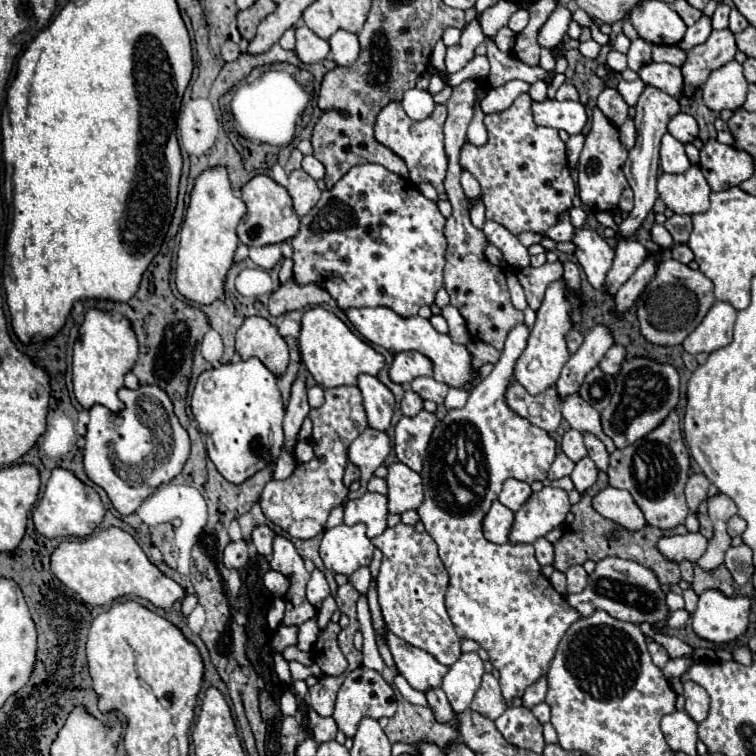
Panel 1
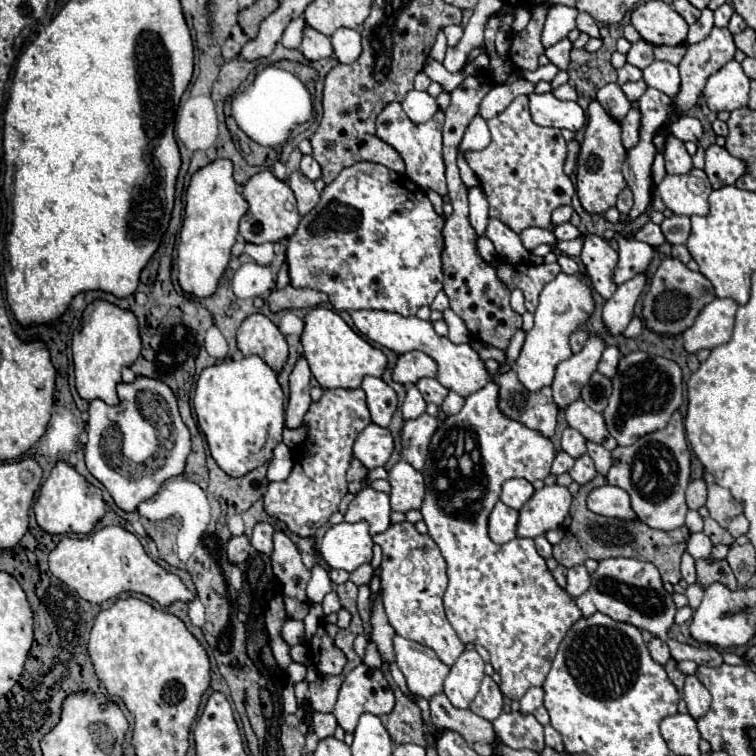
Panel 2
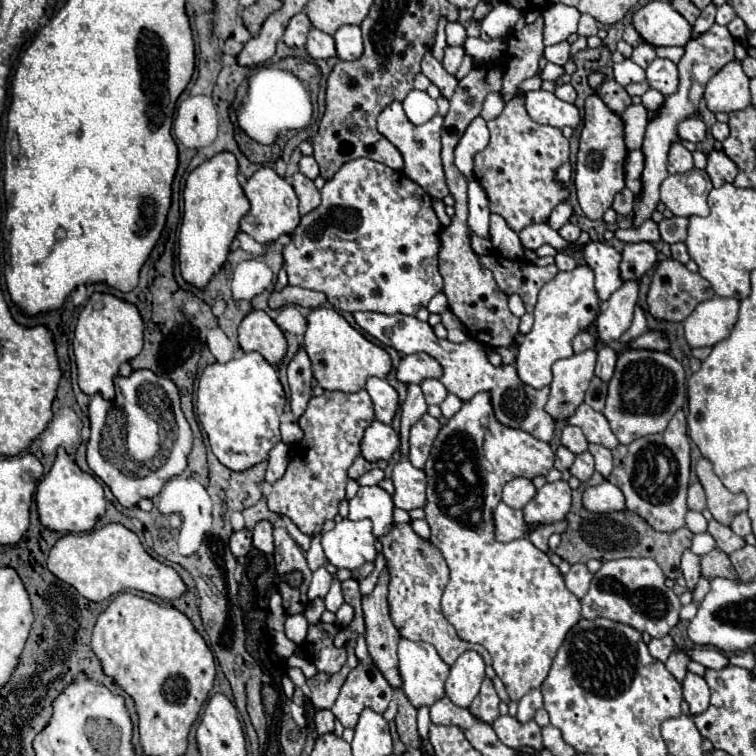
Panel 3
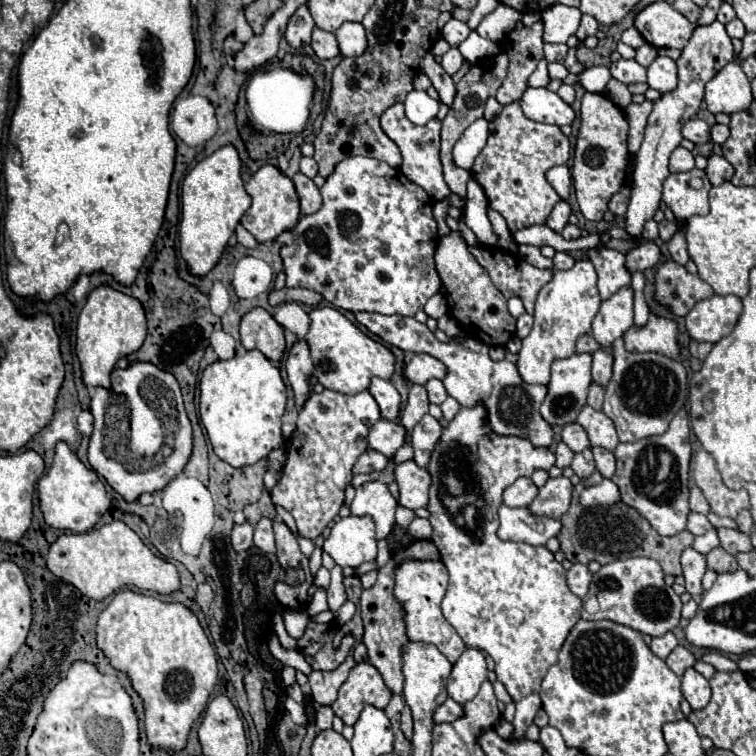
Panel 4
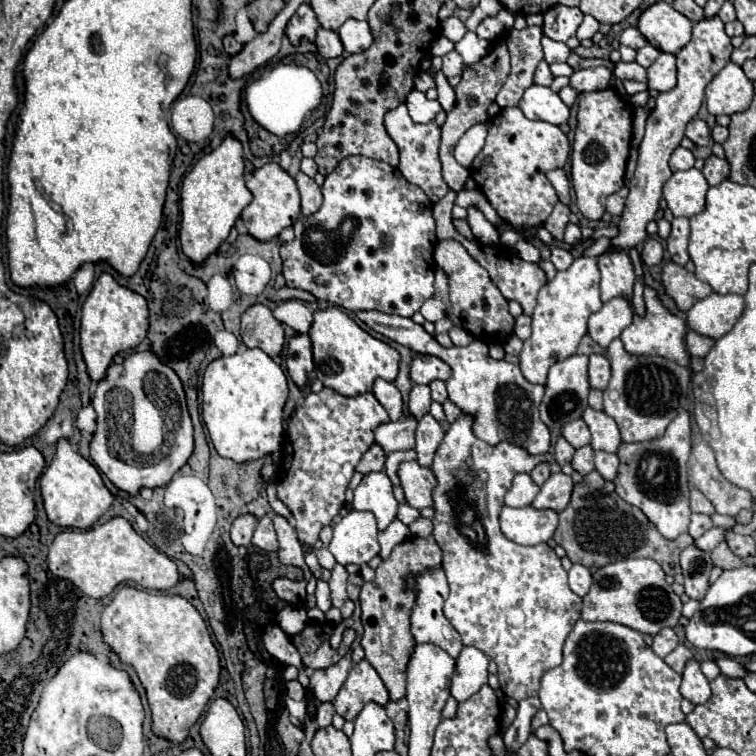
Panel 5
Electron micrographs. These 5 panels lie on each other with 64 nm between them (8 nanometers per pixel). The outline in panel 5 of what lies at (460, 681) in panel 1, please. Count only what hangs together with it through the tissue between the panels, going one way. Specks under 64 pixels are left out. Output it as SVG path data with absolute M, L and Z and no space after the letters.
M466 646L460 652L450 684L450 692L458 702L468 700L488 682L488 662L488 656L474 646Z

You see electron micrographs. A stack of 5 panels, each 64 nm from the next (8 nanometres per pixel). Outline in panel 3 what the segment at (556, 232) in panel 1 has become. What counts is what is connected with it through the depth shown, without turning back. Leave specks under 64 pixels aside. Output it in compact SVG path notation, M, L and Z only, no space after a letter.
M564 224L560 230L558 230L558 234L562 236L562 238L566 238L568 242L576 242L578 240L578 236L580 236L580 228L576 226L576 224Z

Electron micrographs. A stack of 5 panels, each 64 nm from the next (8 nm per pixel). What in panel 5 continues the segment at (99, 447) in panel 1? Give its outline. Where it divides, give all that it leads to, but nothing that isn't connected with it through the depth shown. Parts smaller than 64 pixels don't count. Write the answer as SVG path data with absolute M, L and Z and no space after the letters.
M130 356L122 364L110 364L106 376L98 382L92 404L98 412L98 428L90 444L92 462L104 472L112 484L128 494L136 494L142 486L166 486L170 478L186 464L194 450L192 420L186 404L170 400L166 408L150 404L146 396L130 396Z

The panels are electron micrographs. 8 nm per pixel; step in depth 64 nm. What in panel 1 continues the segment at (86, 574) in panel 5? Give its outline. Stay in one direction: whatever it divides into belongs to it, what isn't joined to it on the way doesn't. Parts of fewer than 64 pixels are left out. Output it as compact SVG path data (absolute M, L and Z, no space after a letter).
M106 528L86 540L64 540L50 556L54 576L70 590L78 592L82 600L94 606L104 606L120 596L140 596L158 608L172 608L176 600L186 596L186 590L164 576L144 554L132 534L120 528Z

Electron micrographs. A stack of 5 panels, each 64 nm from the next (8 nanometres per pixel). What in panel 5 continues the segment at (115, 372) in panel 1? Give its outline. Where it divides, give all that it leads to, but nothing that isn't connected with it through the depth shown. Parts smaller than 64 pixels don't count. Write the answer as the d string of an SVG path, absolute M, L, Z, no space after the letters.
M102 274L82 306L80 346L90 378L94 382L102 380L106 376L106 368L112 364L112 358L118 352L126 352L138 346L146 338L146 332L148 332L148 304L144 296L118 284L112 274Z

